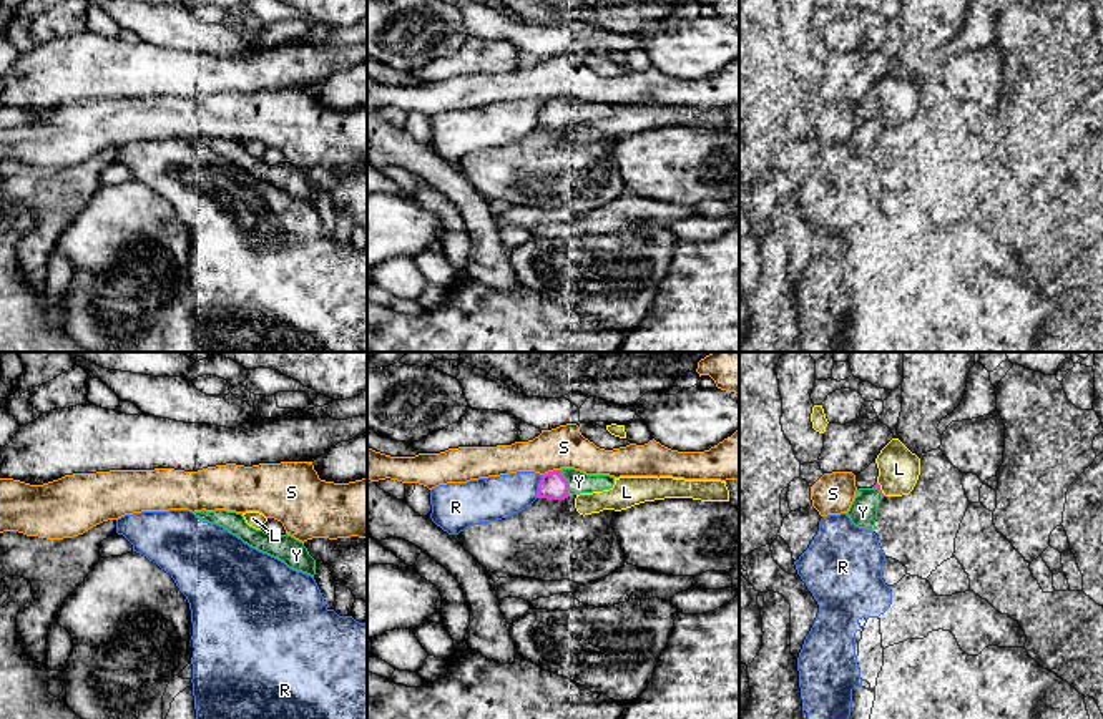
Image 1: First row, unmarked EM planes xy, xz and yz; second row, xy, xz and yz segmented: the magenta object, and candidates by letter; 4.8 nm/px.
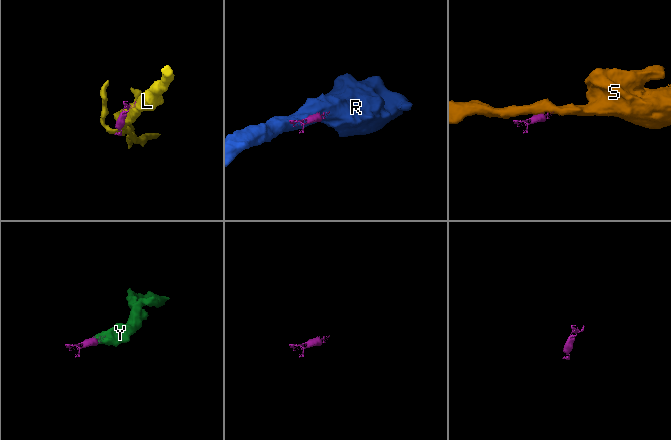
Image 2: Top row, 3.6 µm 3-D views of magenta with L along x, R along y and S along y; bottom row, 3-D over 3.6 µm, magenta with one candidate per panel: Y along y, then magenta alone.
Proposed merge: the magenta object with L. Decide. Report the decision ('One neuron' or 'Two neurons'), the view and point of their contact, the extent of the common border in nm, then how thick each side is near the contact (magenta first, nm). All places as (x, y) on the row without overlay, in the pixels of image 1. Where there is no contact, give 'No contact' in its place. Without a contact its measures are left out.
Two neurons. Touches magenta at yz (879, 117). Shared border 80 nm. Thickness 20 nm (magenta) against 200 nm

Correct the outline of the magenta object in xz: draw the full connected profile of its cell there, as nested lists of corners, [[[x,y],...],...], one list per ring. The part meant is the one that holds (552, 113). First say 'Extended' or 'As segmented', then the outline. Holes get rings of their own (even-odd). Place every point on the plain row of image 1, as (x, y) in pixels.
Extended. [[[561,96],[542,105],[537,126],[565,128],[580,121],[610,118],[613,113],[615,105],[610,103],[586,103],[575,96]]]

